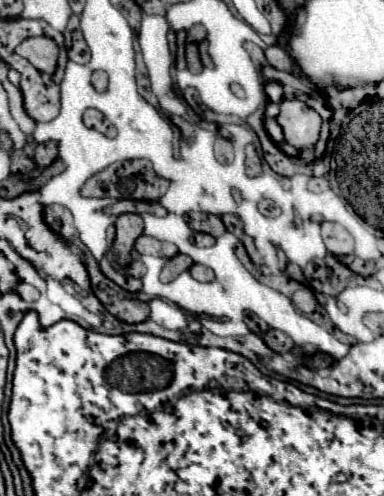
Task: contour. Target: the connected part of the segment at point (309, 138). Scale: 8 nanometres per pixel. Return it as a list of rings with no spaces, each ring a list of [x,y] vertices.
[[[299,99],[281,103],[277,123],[283,127],[285,141],[299,151],[313,147],[319,139],[321,117]]]

